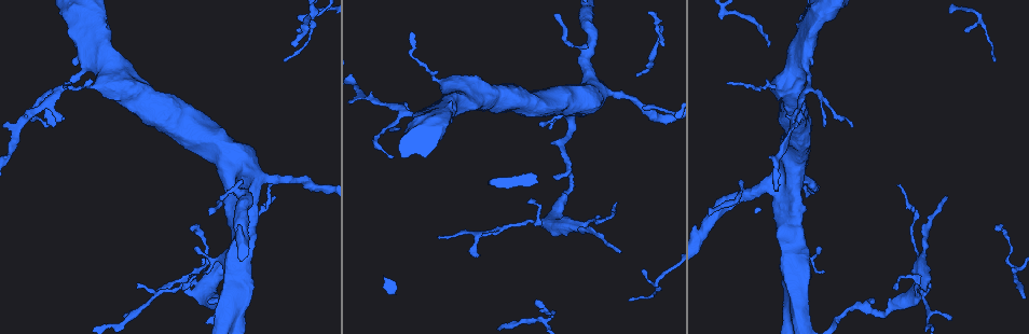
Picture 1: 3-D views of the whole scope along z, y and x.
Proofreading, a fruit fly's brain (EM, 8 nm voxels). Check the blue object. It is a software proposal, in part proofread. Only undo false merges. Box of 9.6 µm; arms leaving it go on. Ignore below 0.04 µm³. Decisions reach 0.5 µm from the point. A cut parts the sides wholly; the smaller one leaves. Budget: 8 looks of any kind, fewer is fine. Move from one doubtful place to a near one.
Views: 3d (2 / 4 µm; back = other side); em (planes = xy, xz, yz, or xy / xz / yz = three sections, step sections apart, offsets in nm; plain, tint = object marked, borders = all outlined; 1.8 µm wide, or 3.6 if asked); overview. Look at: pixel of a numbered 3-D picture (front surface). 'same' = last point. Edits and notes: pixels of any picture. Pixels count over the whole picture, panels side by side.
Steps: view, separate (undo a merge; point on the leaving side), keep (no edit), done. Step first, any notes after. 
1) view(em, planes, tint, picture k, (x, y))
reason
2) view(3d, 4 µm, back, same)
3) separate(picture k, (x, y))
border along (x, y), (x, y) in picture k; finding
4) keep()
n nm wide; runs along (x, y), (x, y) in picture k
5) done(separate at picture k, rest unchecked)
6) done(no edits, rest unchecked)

view(em, 3.6 µm, planes, borders, picture 1, (801, 321))

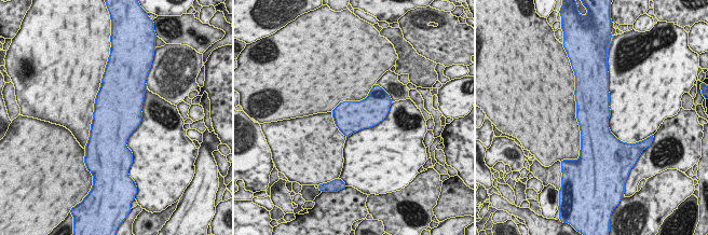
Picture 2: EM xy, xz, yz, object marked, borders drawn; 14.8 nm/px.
keep()
480 nm wide; all the same cell

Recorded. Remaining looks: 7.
view(em, xy, step 8, tint, picture 1, (570, 184))
sharp bend

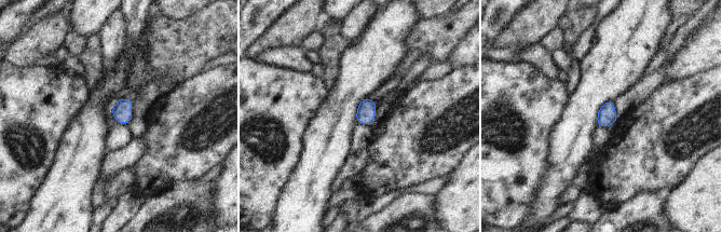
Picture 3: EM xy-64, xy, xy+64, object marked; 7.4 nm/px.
view(em, planes, borders, same)

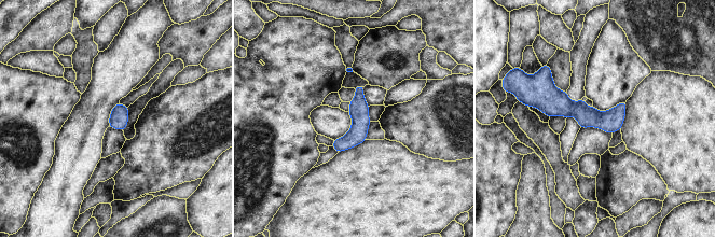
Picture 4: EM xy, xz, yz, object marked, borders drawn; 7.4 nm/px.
keep()
continuous, no second cell

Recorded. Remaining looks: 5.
view(em, xy, step 4, tint, picture 1, (579, 224))
sudden change in width

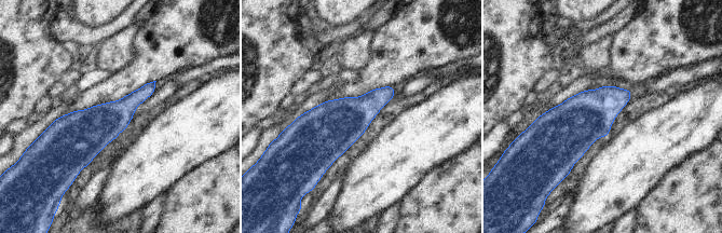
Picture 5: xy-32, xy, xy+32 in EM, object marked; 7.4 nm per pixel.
view(em, planes, tint, same)

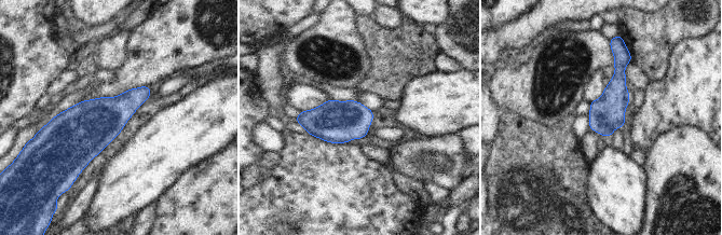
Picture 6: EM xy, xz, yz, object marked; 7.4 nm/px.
keep()
continuous, no second cell

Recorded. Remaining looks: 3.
view(em, 3.6 µm, yz, step 16, tint, picture 1, (244, 182))
touches itself

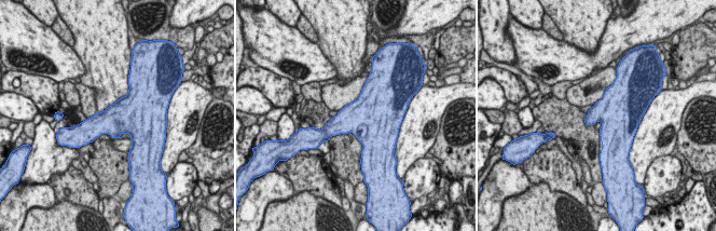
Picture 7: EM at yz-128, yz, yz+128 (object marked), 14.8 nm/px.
view(em, 3.6 µm, planes, tint, same)
cut it another way

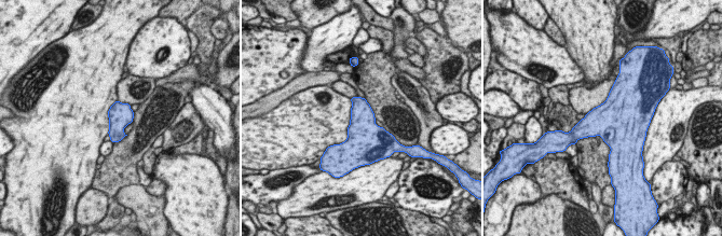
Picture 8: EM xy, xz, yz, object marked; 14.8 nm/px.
keep()
one cell here

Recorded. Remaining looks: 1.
done(no edits, rest unchecked)

